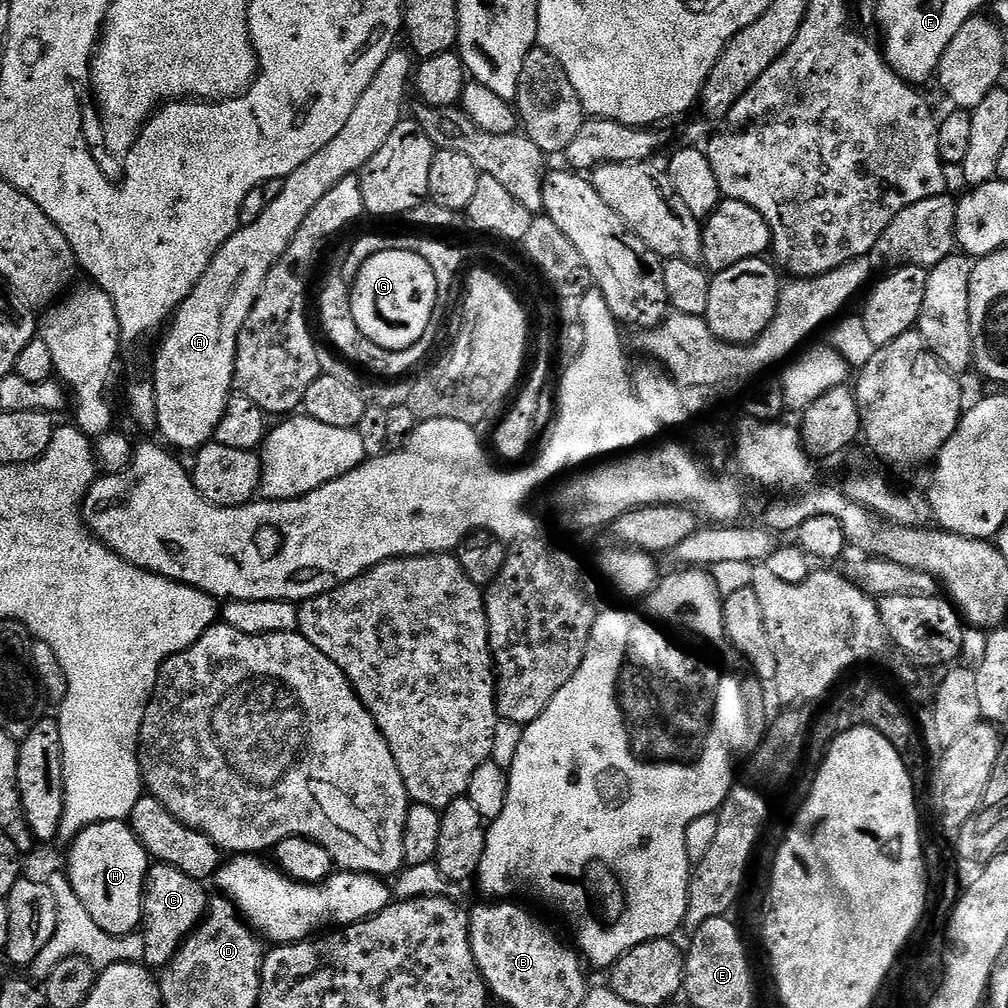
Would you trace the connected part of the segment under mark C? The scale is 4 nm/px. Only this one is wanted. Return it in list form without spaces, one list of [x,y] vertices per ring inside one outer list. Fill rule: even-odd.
[[[156,862],[149,867],[144,883],[142,935],[144,960],[153,969],[160,970],[167,966],[175,958],[176,951],[186,937],[204,919],[210,903],[210,895],[204,888],[207,887],[201,881],[190,878],[190,874],[182,874],[182,870],[169,864]]]

